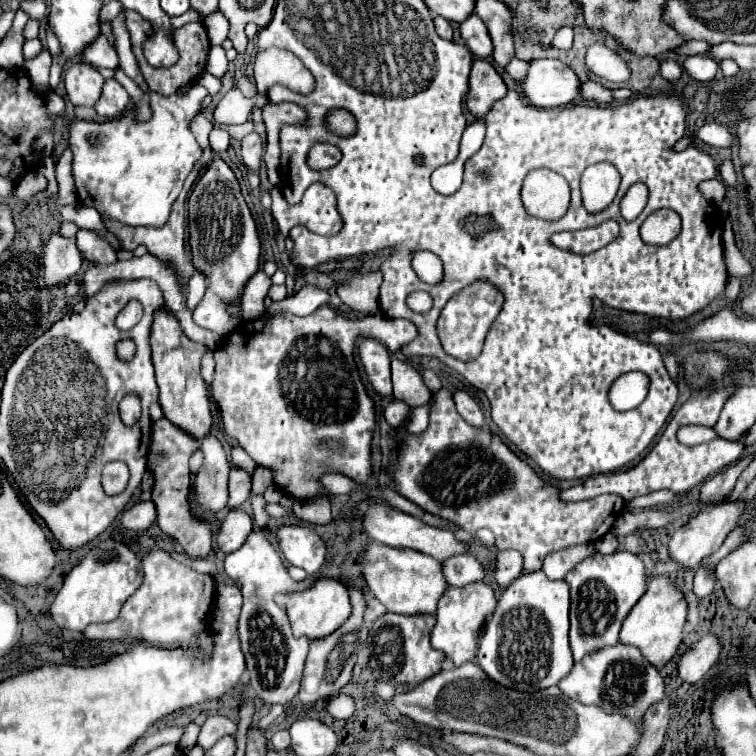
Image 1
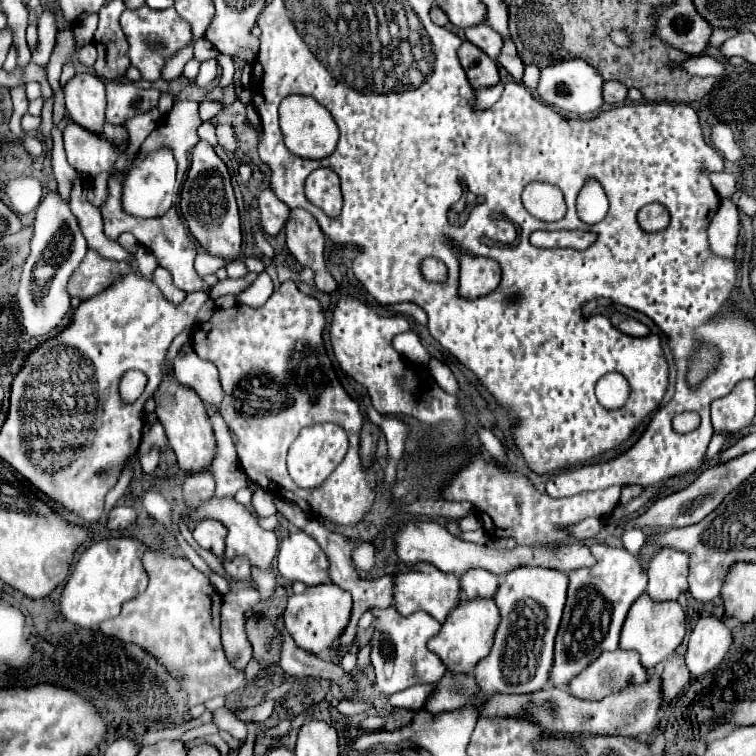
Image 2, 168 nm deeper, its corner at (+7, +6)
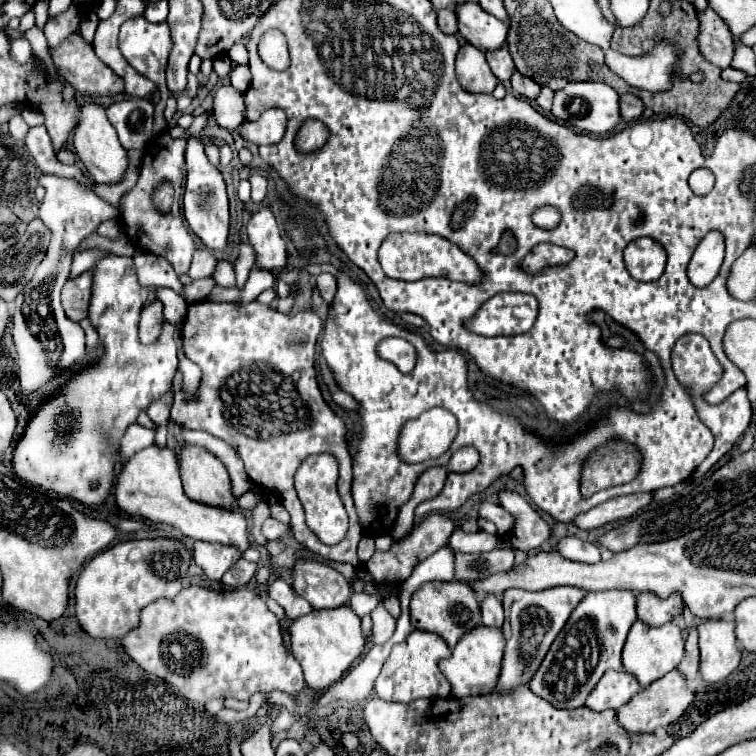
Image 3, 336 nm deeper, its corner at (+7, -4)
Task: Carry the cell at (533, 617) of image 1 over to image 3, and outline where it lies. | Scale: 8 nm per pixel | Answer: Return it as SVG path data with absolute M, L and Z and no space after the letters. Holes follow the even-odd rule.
M551 587L545 591L525 591L525 589L509 589L503 593L503 603L505 603L505 613L509 621L511 633L505 633L505 653L503 653L503 663L501 663L501 673L495 689L491 693L495 695L507 695L515 691L521 685L529 685L533 679L535 671L539 669L541 661L545 659L551 643L567 623L573 607L579 603L581 595L585 591L577 587Z

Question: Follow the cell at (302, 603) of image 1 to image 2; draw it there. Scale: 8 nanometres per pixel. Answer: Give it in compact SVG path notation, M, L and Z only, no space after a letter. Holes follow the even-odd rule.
M335 583L307 587L305 593L289 597L289 603L285 609L285 627L289 635L295 639L295 643L301 645L301 649L305 649L307 653L319 655L325 649L331 649L333 643L341 637L341 633L345 631L345 625L349 623L351 607L353 607L351 595L341 587L337 587Z

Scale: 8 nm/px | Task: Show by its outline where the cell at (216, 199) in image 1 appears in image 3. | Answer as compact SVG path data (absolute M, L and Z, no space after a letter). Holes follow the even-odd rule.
M199 137L187 139L185 171L187 171L185 195L183 195L185 219L191 227L191 231L205 243L205 247L209 251L223 253L227 249L227 237L229 237L229 199L227 199L223 175L213 163L209 163Z

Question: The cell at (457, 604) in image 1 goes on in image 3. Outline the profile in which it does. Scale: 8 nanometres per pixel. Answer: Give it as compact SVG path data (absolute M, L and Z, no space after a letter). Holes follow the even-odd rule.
M479 625L467 631L459 643L451 649L449 659L439 661L439 669L451 683L451 693L455 697L471 697L471 695L487 695L493 691L497 683L497 671L501 669L501 655L505 649L505 639L501 629Z

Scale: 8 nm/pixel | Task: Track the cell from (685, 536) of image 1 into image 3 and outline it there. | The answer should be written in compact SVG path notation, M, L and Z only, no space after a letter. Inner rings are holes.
M649 591L637 595L637 617L649 625L663 625L675 615L681 615L681 611L683 599L679 593L671 593L667 599Z

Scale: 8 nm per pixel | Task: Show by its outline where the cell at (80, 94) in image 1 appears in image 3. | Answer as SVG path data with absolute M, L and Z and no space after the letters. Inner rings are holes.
M83 99L79 103L79 113L77 113L77 125L73 129L73 147L79 159L83 161L87 173L97 181L97 183L113 183L119 181L127 169L127 151L121 147L117 133L113 125L109 123L105 115L105 107L93 99Z

